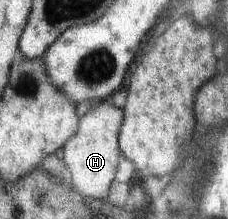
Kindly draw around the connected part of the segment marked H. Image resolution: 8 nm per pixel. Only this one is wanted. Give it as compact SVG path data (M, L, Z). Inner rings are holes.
M110 100L93 104L80 119L80 128L76 135L63 148L62 159L68 167L68 180L83 197L103 201L109 197L109 191L111 191L113 181L116 180L122 156L120 148L121 114L122 109L114 106Z

